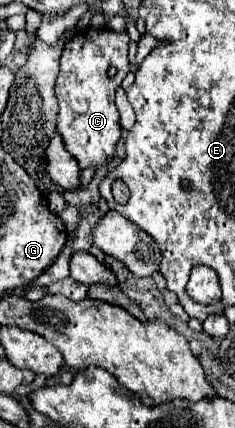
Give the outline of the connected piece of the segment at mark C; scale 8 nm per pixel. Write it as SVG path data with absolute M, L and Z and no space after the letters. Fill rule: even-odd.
M107 27L77 31L63 47L61 71L55 93L59 99L57 131L63 137L65 149L77 159L79 167L103 167L115 157L115 145L121 139L119 111L115 107L115 91L129 73L129 35L115 33ZM109 65L117 67L113 79L107 77Z

